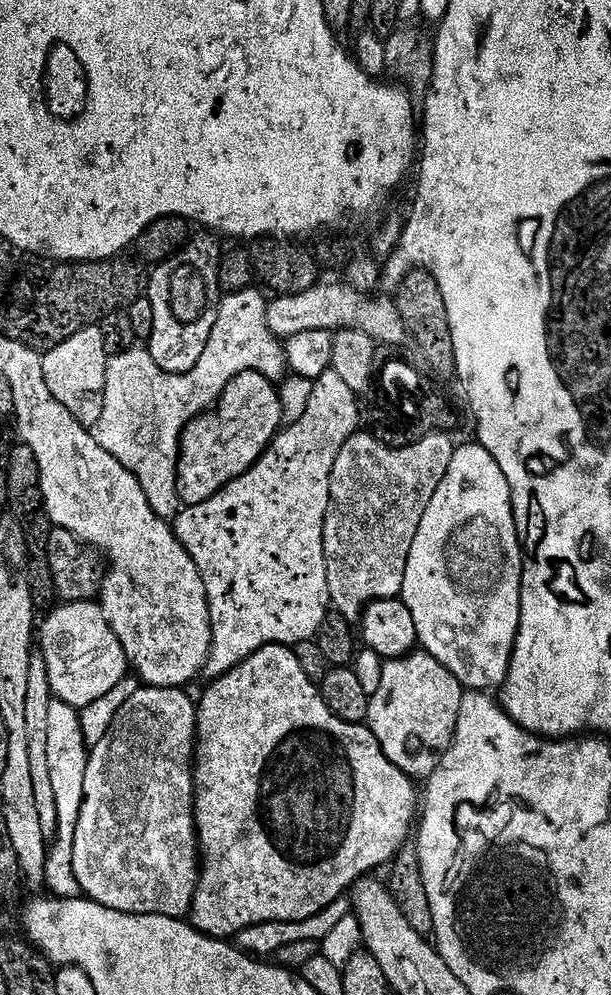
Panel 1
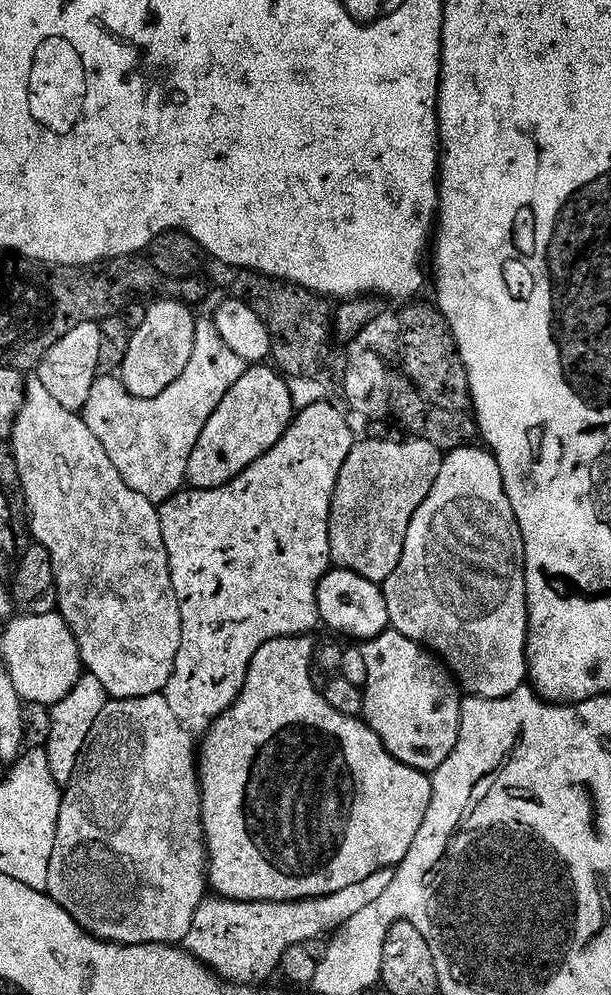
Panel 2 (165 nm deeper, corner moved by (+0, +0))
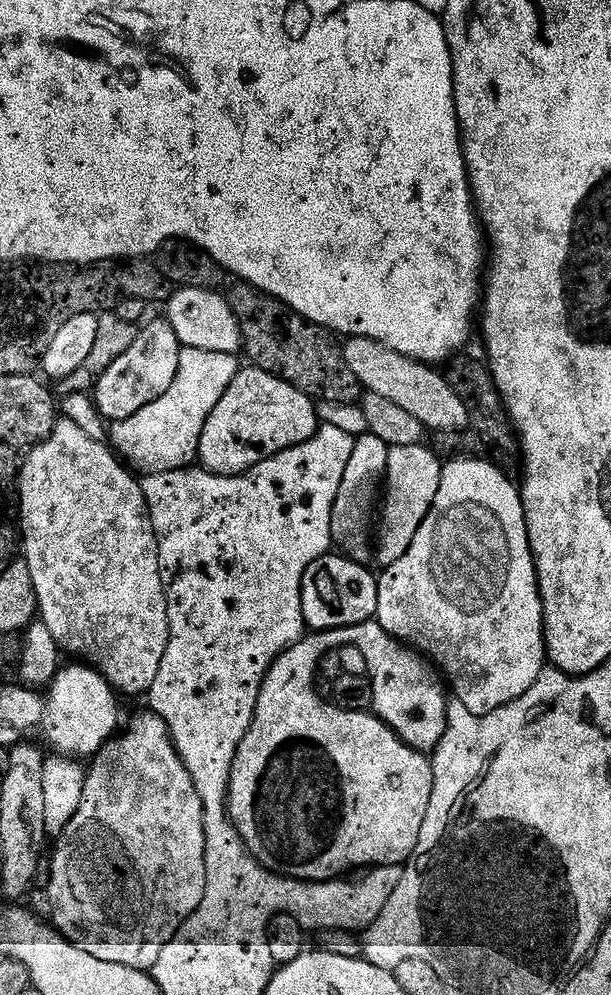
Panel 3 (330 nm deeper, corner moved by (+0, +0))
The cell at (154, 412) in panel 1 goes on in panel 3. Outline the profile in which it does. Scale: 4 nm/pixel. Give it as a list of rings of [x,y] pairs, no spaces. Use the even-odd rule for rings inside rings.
[[[181,347],[178,374],[170,390],[162,394],[162,398],[150,402],[150,406],[142,406],[138,414],[115,421],[111,425],[111,447],[137,473],[149,476],[195,465],[200,455],[202,426],[206,426],[206,418],[210,418],[214,406],[222,402],[222,394],[226,394],[230,382],[240,373],[242,360],[239,359],[241,357],[236,354]]]

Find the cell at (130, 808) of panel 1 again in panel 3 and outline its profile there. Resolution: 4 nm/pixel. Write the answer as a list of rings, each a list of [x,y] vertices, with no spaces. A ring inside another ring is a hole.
[[[140,712],[127,728],[128,725],[113,736],[91,757],[87,765],[82,786],[82,802],[78,802],[78,810],[74,813],[74,818],[70,818],[70,826],[66,826],[66,830],[62,830],[62,834],[54,840],[56,849],[52,852],[52,873],[48,876],[48,904],[52,907],[51,923],[71,944],[86,950],[86,954],[102,962],[114,962],[118,966],[130,966],[139,972],[148,972],[154,962],[158,962],[162,946],[174,939],[181,926],[190,918],[190,914],[198,910],[202,894],[206,894],[206,826],[202,798],[198,798],[198,790],[190,778],[190,770],[186,770],[175,742],[172,741],[169,721],[165,717],[163,720],[162,717],[155,716],[152,712]]]

